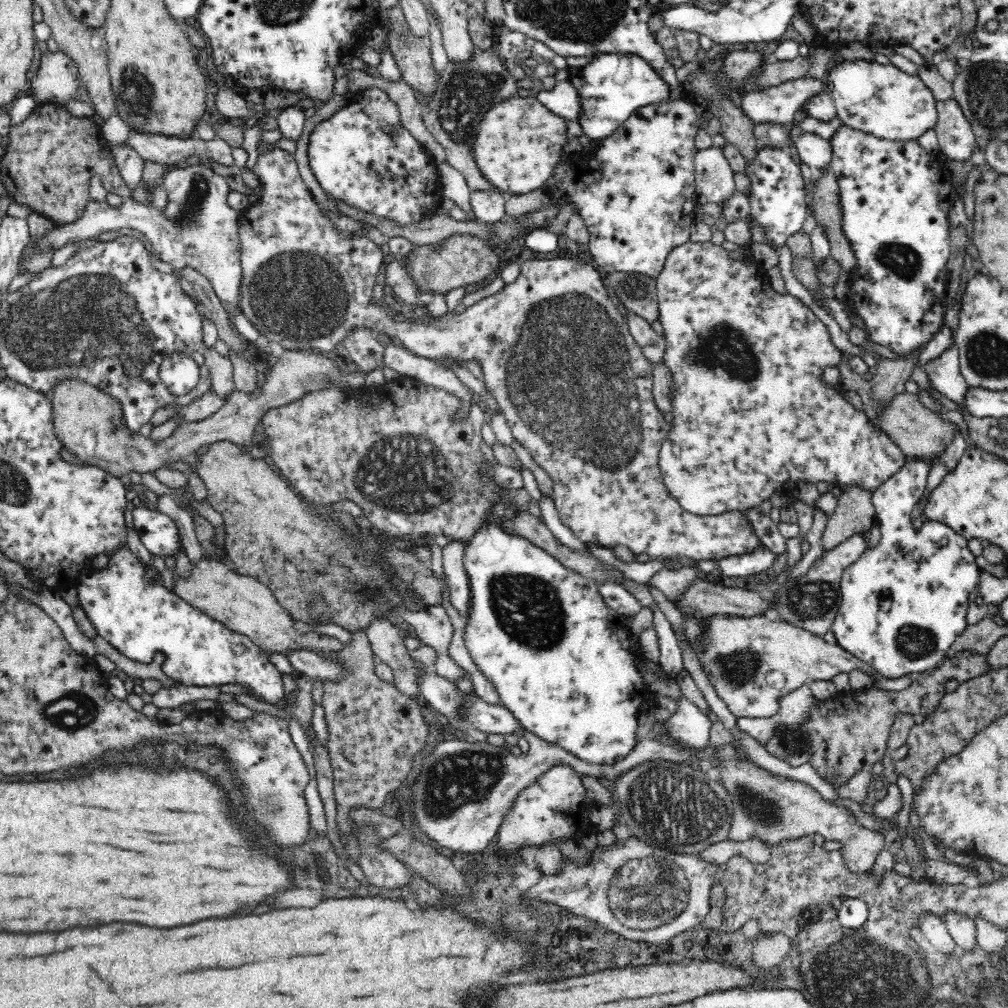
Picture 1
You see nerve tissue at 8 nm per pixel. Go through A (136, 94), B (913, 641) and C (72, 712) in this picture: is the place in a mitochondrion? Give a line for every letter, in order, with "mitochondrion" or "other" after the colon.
A: mitochondrion
B: mitochondrion
C: mitochondrion

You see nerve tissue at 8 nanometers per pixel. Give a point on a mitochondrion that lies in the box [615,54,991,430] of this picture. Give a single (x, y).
(723, 347)

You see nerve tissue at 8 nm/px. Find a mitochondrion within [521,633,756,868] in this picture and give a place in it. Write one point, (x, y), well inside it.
(673, 809)

